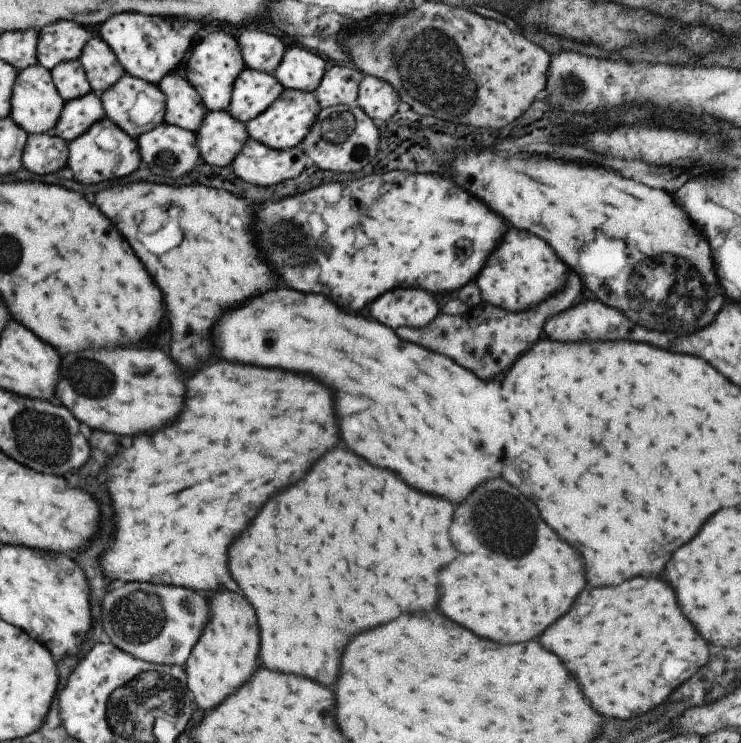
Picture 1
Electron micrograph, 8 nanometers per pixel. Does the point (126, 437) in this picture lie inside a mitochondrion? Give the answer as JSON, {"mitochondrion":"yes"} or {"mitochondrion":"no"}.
{"mitochondrion":"no"}

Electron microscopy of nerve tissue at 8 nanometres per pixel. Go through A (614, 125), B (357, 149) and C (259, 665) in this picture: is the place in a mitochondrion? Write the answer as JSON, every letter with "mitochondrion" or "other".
{"A":"other","B":"mitochondrion","C":"other"}

